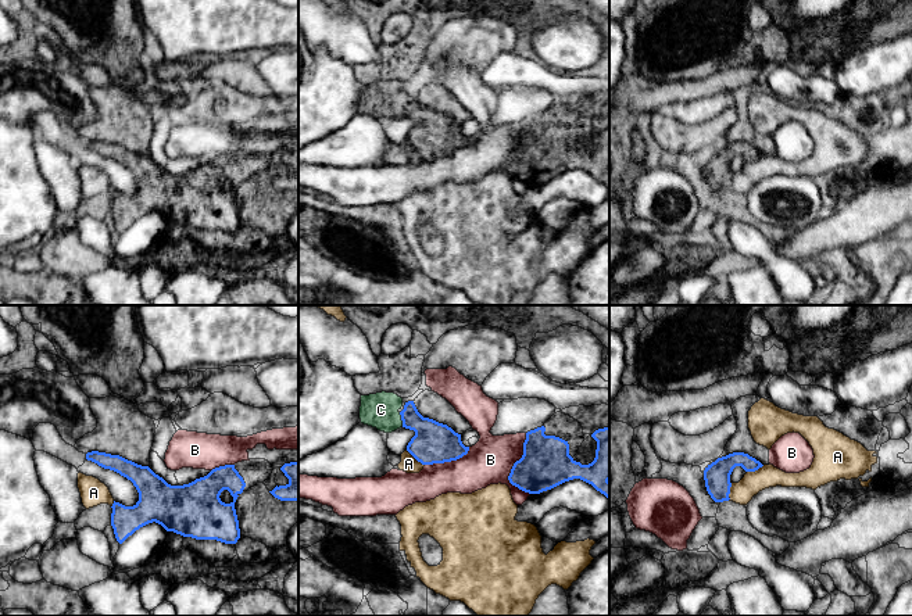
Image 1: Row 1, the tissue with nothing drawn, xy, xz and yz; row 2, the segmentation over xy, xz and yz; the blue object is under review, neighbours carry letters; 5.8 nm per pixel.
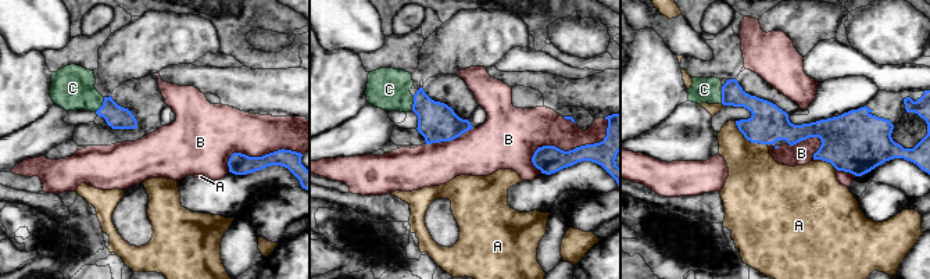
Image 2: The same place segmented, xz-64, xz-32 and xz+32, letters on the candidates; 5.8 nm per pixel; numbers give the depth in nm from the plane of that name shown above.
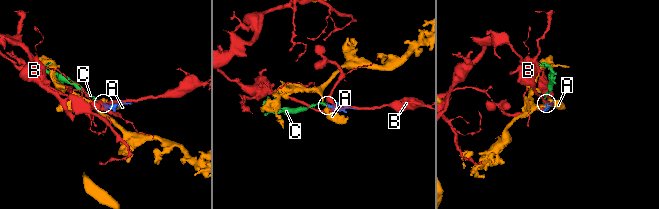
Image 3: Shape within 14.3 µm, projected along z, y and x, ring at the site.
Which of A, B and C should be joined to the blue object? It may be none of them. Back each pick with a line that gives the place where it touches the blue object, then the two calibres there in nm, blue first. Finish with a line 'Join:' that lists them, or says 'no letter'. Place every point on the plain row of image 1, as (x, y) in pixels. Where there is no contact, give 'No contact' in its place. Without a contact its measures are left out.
C: Touches blue at xz (401, 108). Thickness 240 nm (blue) against 200 nm
Join: C

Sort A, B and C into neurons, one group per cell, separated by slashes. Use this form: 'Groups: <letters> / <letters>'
Groups: A / B / C

